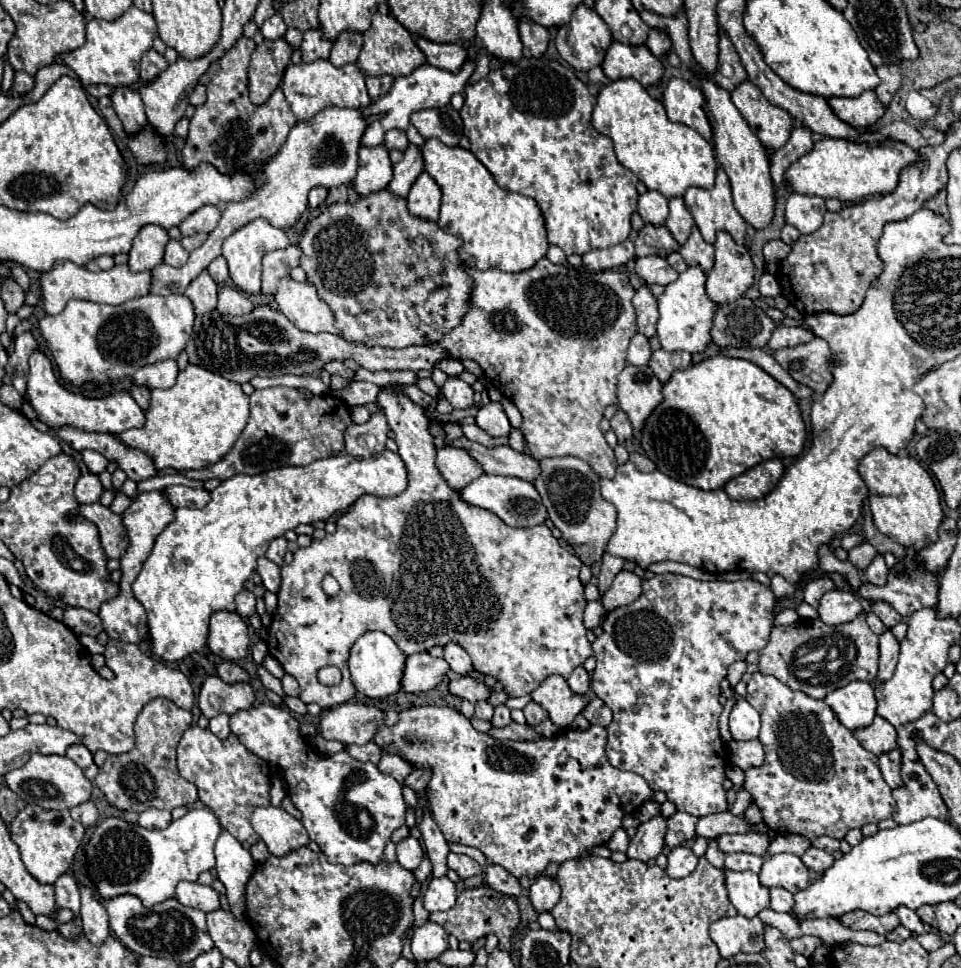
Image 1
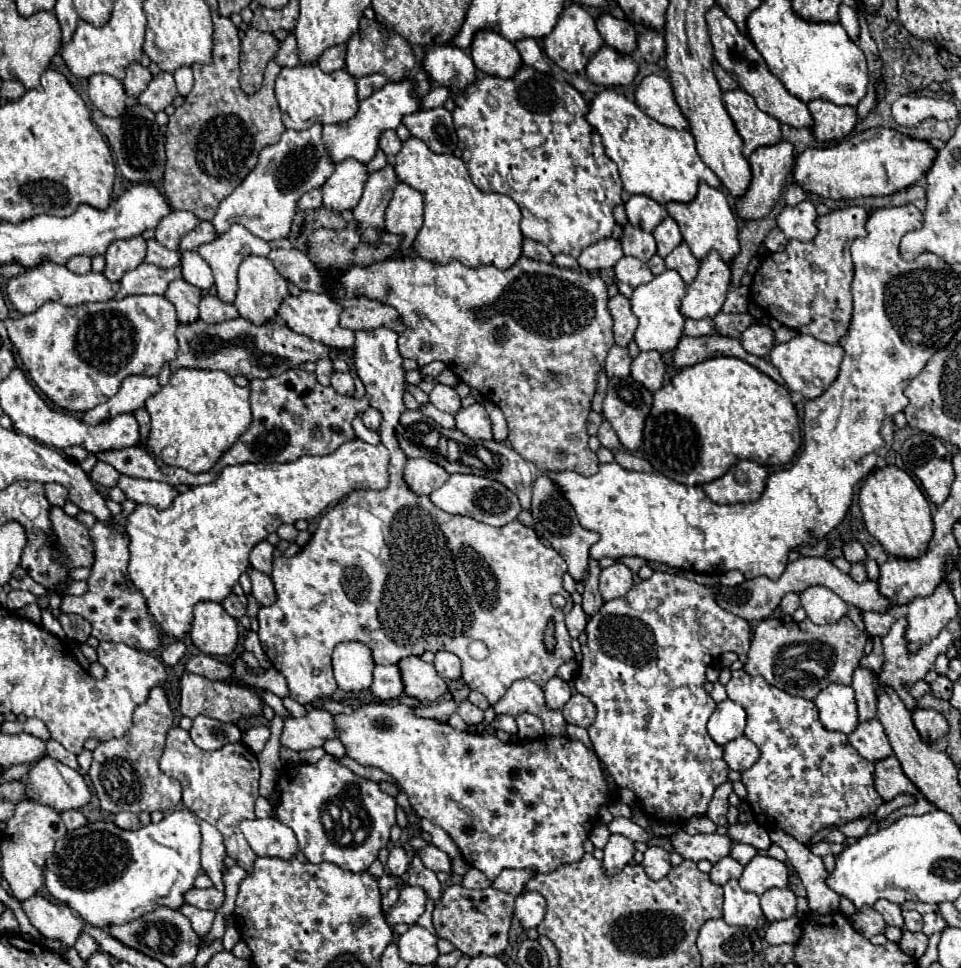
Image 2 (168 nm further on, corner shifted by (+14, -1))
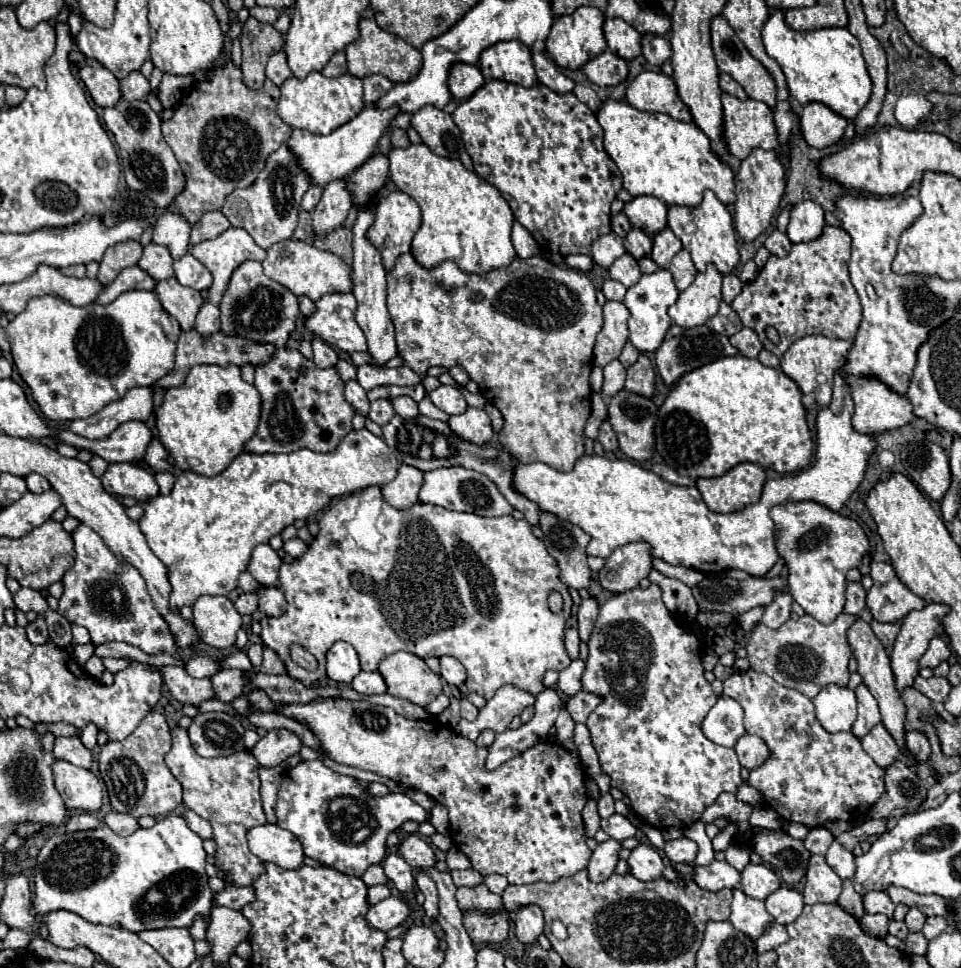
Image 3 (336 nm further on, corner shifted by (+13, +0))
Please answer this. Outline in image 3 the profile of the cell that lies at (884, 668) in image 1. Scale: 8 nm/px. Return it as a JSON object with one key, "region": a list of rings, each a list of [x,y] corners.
{"region":[[[858,685],[856,687],[856,697],[858,697],[858,719],[854,721],[850,733],[854,737],[864,737],[874,725],[878,725],[880,719],[880,711],[878,711],[878,703],[874,699],[874,695],[868,691],[866,685]]]}

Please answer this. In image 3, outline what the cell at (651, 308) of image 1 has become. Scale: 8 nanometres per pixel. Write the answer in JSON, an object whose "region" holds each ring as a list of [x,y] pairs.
{"region":[[[606,301],[604,303],[604,325],[598,333],[594,345],[594,365],[604,367],[610,361],[618,359],[622,347],[628,341],[628,309],[620,301]]]}

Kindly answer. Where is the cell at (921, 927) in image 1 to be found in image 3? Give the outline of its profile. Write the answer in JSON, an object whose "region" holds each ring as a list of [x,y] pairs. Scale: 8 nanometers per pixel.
{"region":[[[870,891],[862,897],[864,903],[864,911],[866,913],[884,913],[886,917],[892,919],[894,913],[894,903],[890,901],[886,891]]]}

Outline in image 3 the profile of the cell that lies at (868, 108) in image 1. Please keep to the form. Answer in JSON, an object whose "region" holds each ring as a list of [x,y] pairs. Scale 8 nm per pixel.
{"region":[[[808,103],[800,113],[800,131],[810,147],[824,149],[840,141],[846,119],[828,109],[824,103]]]}

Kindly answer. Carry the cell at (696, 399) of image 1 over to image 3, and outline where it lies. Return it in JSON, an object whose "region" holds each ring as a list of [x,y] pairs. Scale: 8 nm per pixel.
{"region":[[[744,355],[722,357],[686,373],[658,411],[656,451],[676,473],[688,477],[720,477],[744,461],[778,473],[794,473],[810,463],[812,449],[814,443],[806,423],[800,387],[782,371],[764,367],[758,359],[748,359]]]}

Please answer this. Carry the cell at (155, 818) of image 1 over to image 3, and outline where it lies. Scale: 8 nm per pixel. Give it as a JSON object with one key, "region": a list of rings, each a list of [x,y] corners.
{"region":[[[110,811],[106,817],[104,817],[104,823],[118,835],[130,835],[138,829],[138,821],[128,815],[128,813],[118,813],[118,811]]]}

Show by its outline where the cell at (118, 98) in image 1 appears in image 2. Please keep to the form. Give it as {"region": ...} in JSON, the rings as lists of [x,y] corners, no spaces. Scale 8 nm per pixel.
{"region":[[[95,74],[89,78],[89,100],[95,108],[99,108],[105,116],[117,118],[125,110],[125,88],[119,80],[107,74]]]}

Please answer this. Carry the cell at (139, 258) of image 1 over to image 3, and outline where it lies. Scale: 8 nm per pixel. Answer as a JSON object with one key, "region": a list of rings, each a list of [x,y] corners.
{"region":[[[126,241],[126,243],[118,243],[110,249],[106,249],[102,261],[100,261],[100,271],[98,271],[98,281],[102,285],[108,285],[116,279],[116,275],[126,269],[132,267],[140,261],[142,255],[142,245],[138,241]]]}

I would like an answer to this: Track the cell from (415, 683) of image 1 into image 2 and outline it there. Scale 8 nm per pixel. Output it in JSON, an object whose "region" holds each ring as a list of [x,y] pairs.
{"region":[[[397,664],[393,666],[375,666],[373,672],[373,684],[371,692],[383,700],[399,698],[405,692],[405,686],[401,682],[401,670]]]}

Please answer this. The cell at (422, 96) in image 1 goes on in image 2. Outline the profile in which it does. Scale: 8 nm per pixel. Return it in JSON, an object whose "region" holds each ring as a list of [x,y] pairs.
{"region":[[[405,78],[399,82],[387,82],[381,90],[373,92],[369,98],[359,102],[359,110],[357,110],[355,118],[337,122],[337,124],[325,124],[323,140],[325,140],[325,146],[327,146],[333,162],[337,164],[345,158],[355,158],[355,160],[367,164],[377,152],[377,142],[379,142],[381,132],[387,128],[397,128],[405,114],[421,110],[421,102],[423,102],[423,98],[415,94],[415,82],[411,78]]]}

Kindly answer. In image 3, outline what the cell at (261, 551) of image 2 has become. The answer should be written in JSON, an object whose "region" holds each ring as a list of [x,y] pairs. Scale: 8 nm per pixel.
{"region":[[[258,545],[252,553],[248,571],[252,577],[264,585],[264,587],[276,587],[278,585],[278,569],[282,565],[282,559],[270,545]]]}

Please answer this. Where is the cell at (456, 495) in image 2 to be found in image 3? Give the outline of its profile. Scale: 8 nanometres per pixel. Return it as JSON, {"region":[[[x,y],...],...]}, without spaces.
{"region":[[[440,467],[440,469],[424,473],[424,483],[420,487],[418,499],[420,503],[440,505],[452,511],[468,511],[468,513],[476,513],[484,517],[502,517],[514,511],[512,505],[498,491],[498,487],[486,475],[472,469],[464,469],[464,467]]]}

